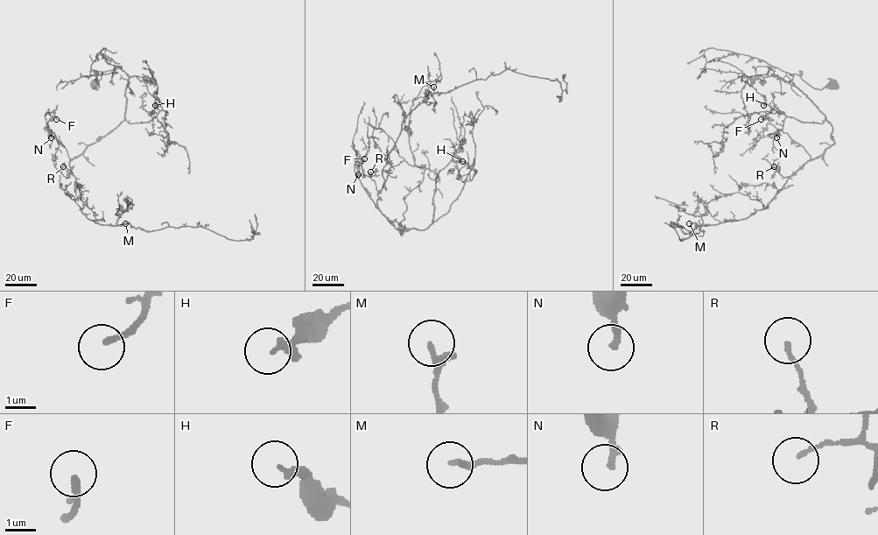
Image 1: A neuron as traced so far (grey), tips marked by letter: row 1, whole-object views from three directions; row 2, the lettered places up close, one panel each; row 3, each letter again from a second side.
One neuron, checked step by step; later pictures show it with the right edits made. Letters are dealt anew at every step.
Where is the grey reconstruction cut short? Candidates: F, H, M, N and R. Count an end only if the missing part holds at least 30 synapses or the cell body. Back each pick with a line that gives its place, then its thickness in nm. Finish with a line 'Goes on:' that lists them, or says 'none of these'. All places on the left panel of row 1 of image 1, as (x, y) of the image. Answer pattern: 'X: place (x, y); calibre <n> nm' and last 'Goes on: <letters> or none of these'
F: place (56, 119); calibre 190 nm
Goes on: F

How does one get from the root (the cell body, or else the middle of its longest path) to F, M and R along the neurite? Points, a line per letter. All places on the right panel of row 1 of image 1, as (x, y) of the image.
F: (832, 84), (814, 88), (800, 75), (772, 66), (832, 127), (834, 143), (816, 158), (766, 116), (761, 119)
M: (832, 84), (814, 88), (772, 66), (825, 116), (834, 143), (764, 208), (717, 224), (689, 223)
R: (832, 84), (814, 88), (800, 75), (772, 66), (825, 116), (834, 142), (789, 176), (774, 166)

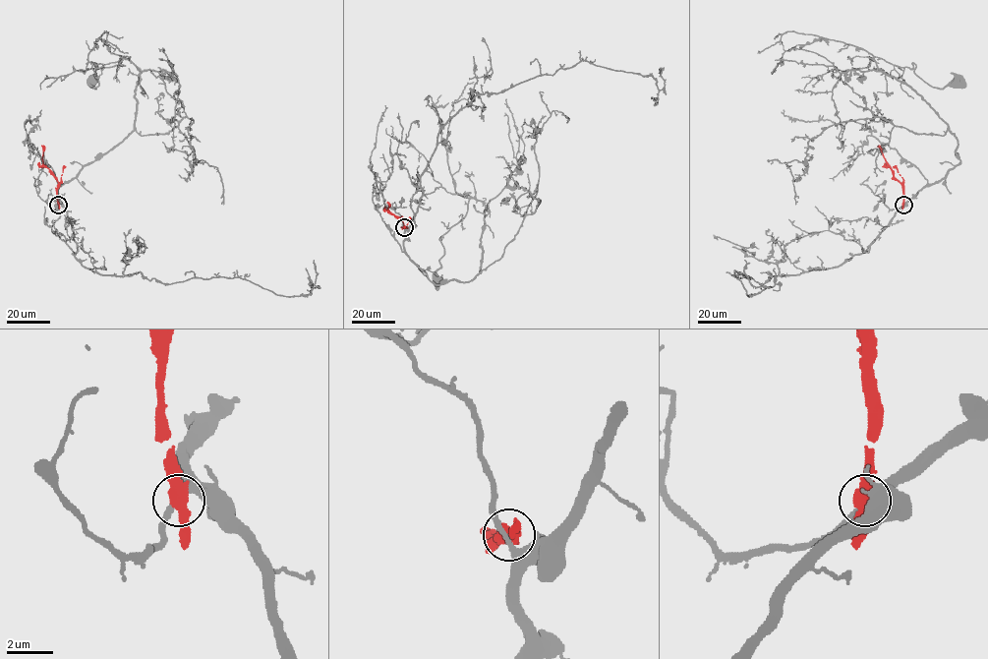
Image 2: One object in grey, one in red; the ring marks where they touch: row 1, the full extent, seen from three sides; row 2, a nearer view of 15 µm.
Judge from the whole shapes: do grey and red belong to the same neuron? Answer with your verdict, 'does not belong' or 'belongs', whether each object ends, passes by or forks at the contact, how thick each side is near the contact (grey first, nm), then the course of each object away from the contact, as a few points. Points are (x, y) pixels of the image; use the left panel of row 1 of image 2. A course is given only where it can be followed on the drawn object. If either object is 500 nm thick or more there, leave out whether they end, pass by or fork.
does not belong; grey passes by; red passes by; calibres 240 and 440 nm; course grey (58, 204), (62, 184), (134, 129), (140, 71), (123, 57), (119, 63), (97, 68), (95, 89), (91, 82); course red (58, 204), (57, 180), (43, 162), (41, 146)

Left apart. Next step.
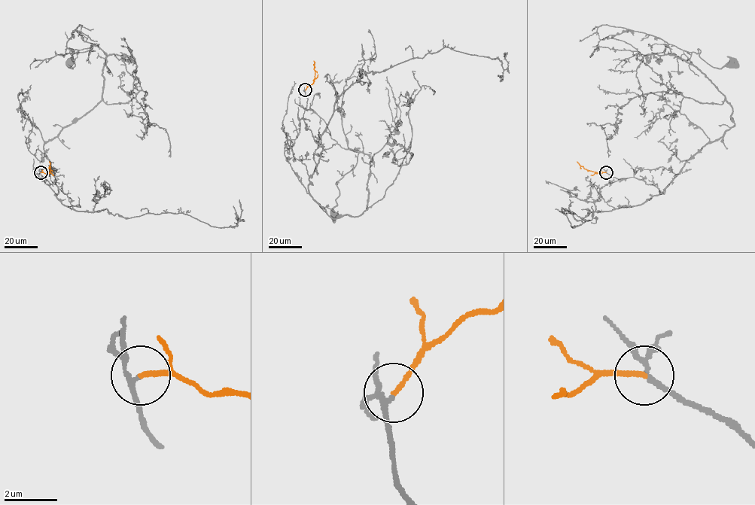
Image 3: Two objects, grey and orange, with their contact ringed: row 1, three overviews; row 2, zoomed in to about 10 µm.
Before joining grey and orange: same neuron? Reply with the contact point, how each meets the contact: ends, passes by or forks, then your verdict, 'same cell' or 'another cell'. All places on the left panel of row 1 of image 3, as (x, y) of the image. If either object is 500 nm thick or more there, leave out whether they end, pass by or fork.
(41, 172) | grey passes by | orange ends | same cell

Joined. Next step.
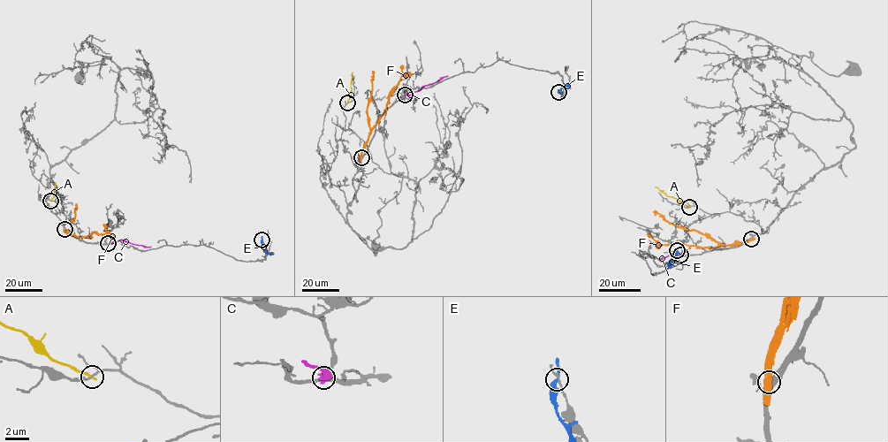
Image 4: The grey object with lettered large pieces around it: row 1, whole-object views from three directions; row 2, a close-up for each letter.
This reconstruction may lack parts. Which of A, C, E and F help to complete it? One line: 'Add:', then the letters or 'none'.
Add: none

